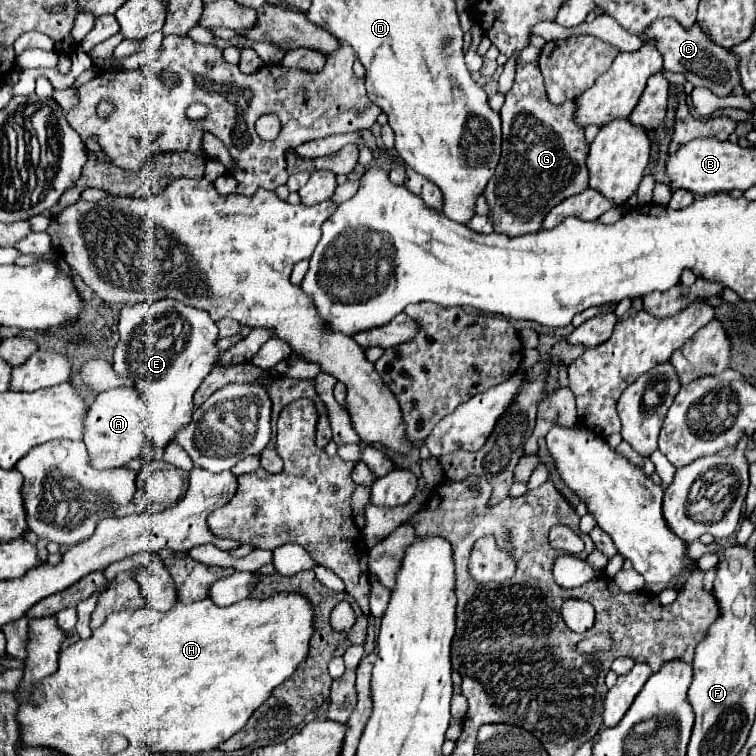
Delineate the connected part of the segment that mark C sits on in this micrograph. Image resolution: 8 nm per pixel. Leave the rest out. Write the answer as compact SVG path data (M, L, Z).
M664 17L654 21L642 39L656 39L656 45L664 57L664 69L672 73L682 73L694 87L708 87L718 97L732 95L734 87L740 85L738 81L738 57L730 53L730 49L722 45L714 45L710 37L706 37L706 31L698 27L696 23L686 29L682 27L674 17Z

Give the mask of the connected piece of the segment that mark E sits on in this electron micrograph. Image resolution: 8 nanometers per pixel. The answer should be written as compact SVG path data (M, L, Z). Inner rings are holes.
M162 299L162 301L154 301L152 305L136 303L122 307L118 333L120 333L120 341L114 347L114 361L112 361L114 371L120 377L132 379L134 387L146 397L148 413L150 413L146 437L154 443L156 449L162 449L176 435L180 427L190 423L192 407L194 407L192 397L200 387L200 383L204 381L204 377L212 371L212 365L220 355L220 351L214 347L214 341L218 337L218 327L204 309L184 305L176 299Z

